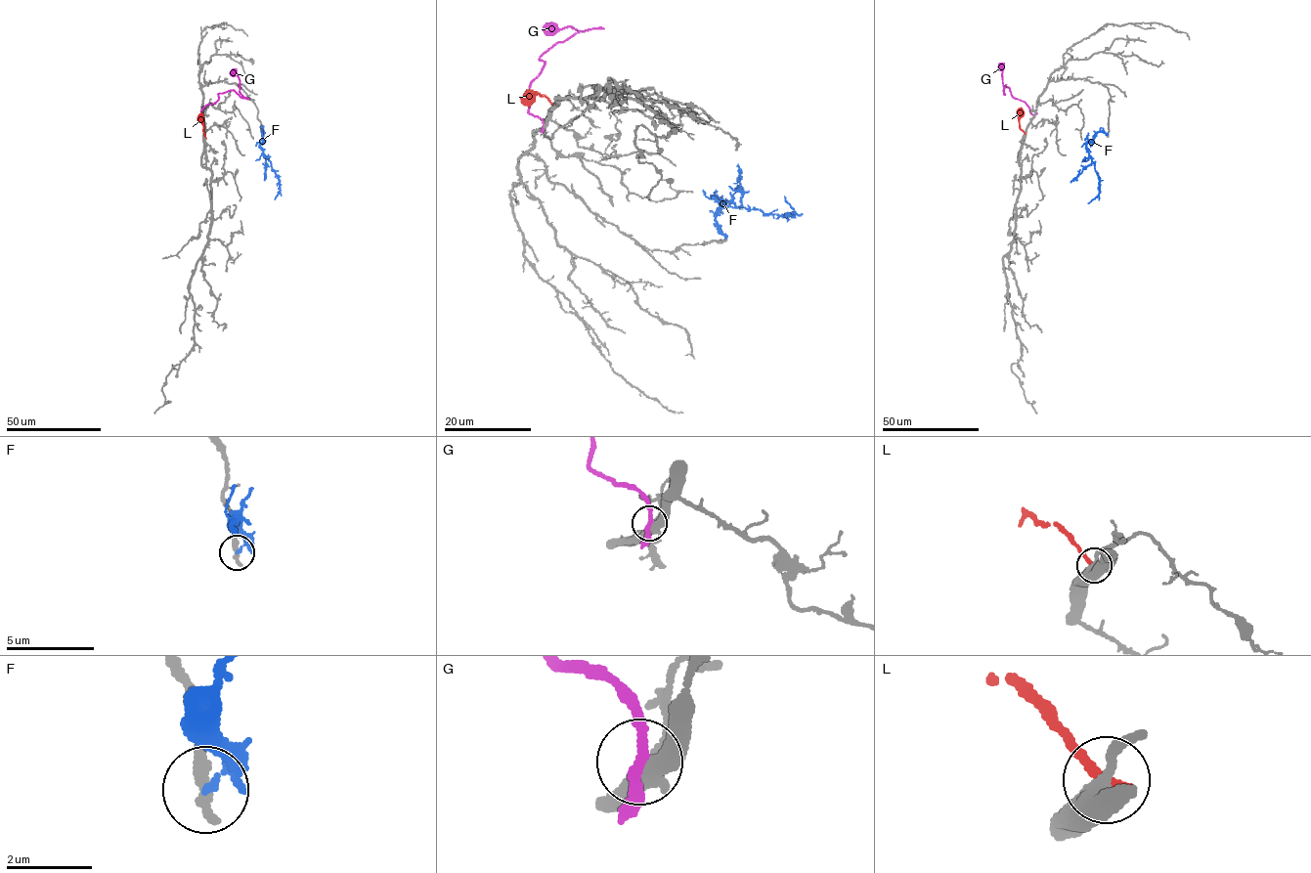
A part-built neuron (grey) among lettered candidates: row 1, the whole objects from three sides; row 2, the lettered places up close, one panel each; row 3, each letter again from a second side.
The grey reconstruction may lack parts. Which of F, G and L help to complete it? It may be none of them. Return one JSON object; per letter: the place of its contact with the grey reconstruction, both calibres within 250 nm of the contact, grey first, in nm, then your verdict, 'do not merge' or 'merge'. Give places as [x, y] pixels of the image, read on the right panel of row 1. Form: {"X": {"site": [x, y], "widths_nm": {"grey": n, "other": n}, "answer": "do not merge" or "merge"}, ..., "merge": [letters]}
{"F": {"site": [1108, 135], "widths_nm": {"grey": 360, "other": 160}, "answer": "do not merge"}, "G": {"site": [1034, 115], "widths_nm": {"grey": 440, "other": 240}, "answer": "do not merge"}, "L": {"site": [1025, 133], "widths_nm": {"grey": 550, "other": 300}, "answer": "do not merge"}, "merge": []}

